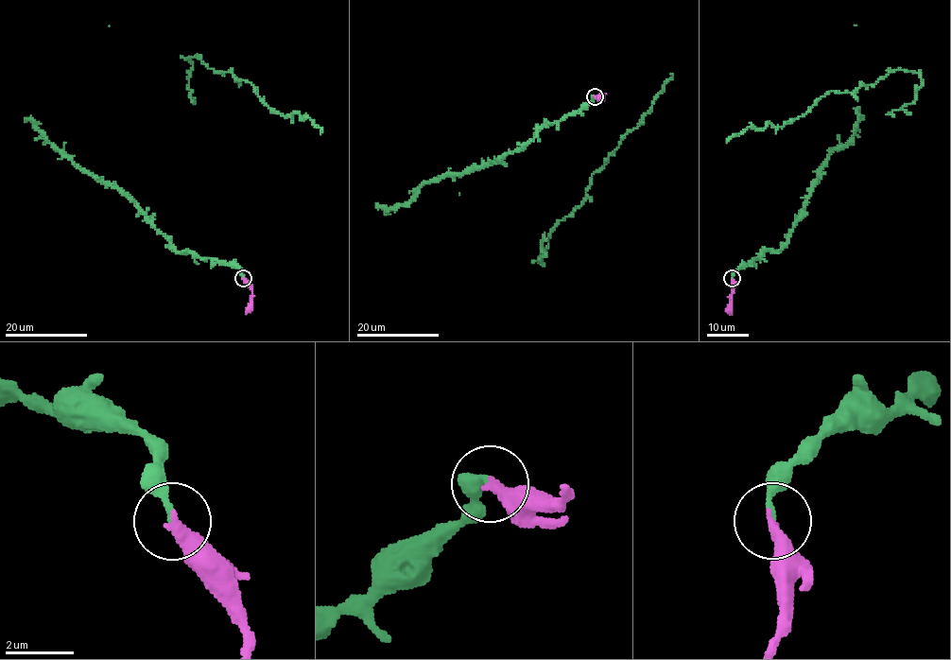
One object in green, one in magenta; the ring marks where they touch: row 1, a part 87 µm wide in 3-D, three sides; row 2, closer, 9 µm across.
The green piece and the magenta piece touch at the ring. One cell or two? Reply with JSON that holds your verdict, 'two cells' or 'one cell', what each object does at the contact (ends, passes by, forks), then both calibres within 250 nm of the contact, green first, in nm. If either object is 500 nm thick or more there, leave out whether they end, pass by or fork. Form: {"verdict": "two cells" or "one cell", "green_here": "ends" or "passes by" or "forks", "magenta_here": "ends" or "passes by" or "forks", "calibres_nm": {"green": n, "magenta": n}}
{"verdict": "one cell", "green_here": "ends", "magenta_here": "ends", "calibres_nm": {"green": 190, "magenta": 380}}

